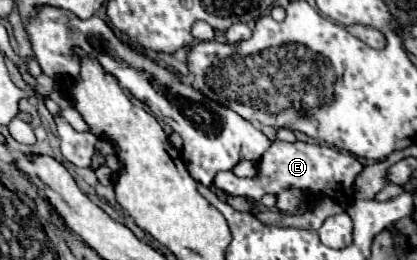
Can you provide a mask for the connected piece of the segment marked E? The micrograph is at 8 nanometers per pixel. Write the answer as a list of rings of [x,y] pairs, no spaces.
[[[274,141],[268,151],[262,155],[258,163],[258,173],[254,177],[240,179],[232,171],[220,171],[214,177],[214,185],[228,195],[246,197],[250,201],[260,201],[264,195],[276,195],[276,209],[282,213],[300,213],[302,197],[310,197],[312,201],[320,197],[330,197],[342,205],[352,203],[354,199],[354,179],[360,175],[364,165],[350,153],[342,153],[328,145],[316,143],[286,143]]]

